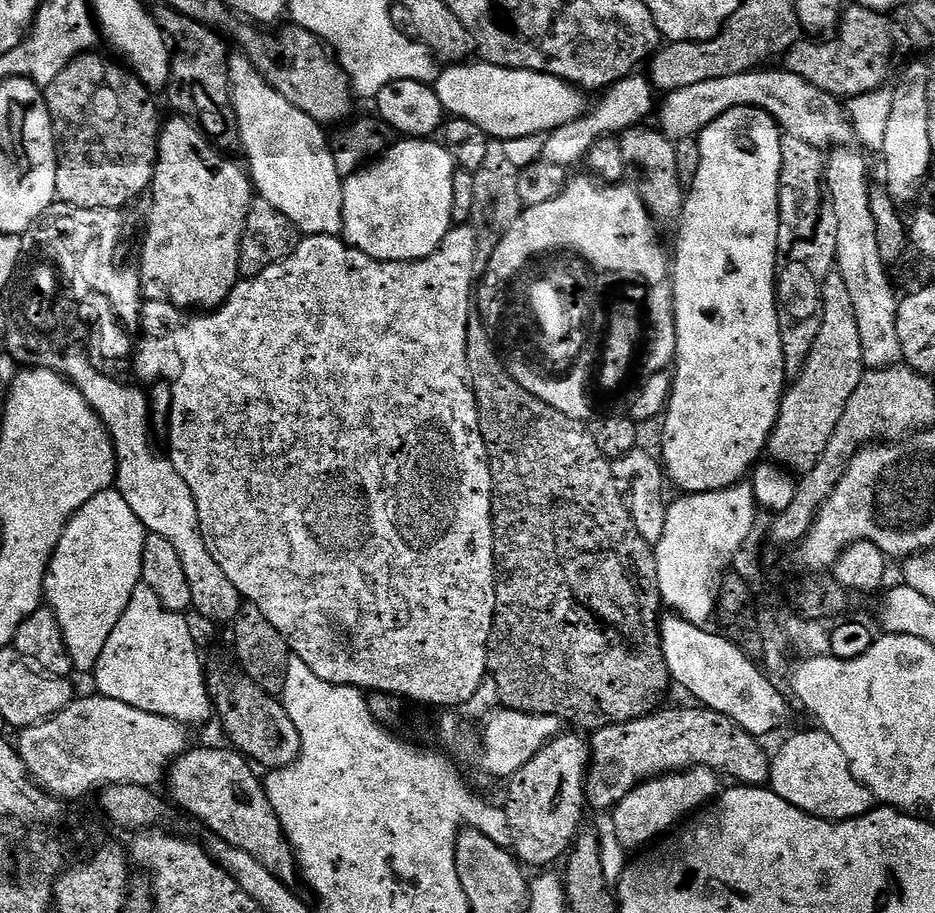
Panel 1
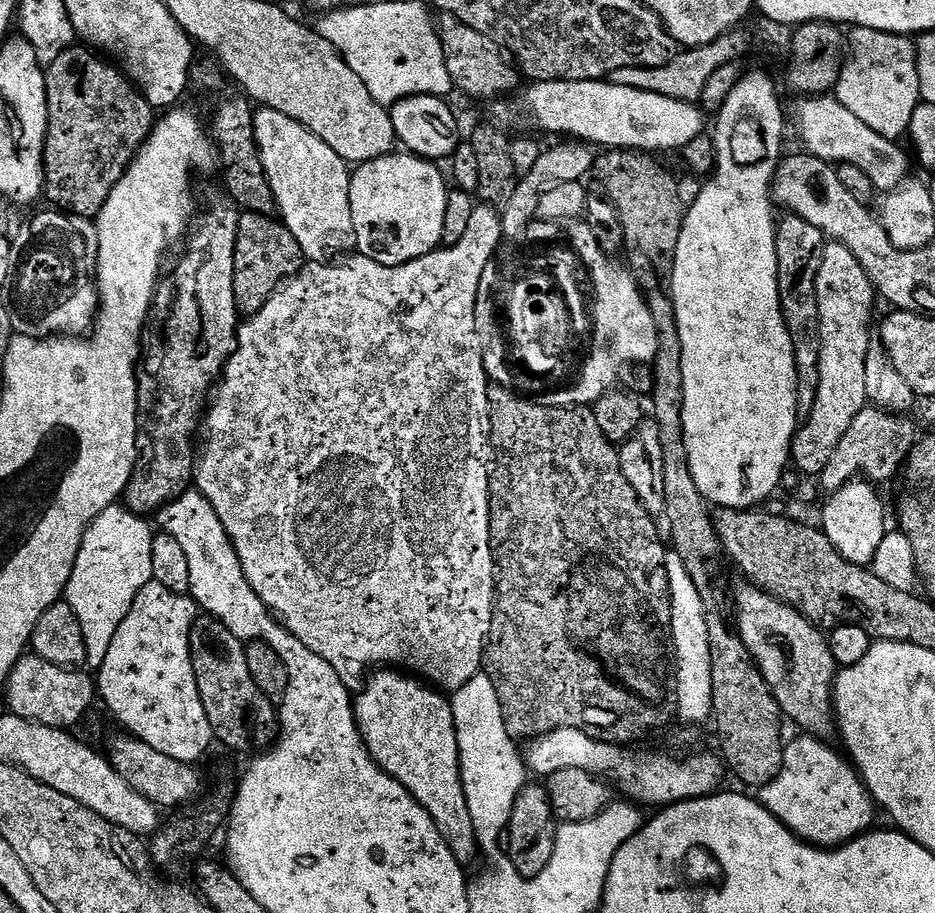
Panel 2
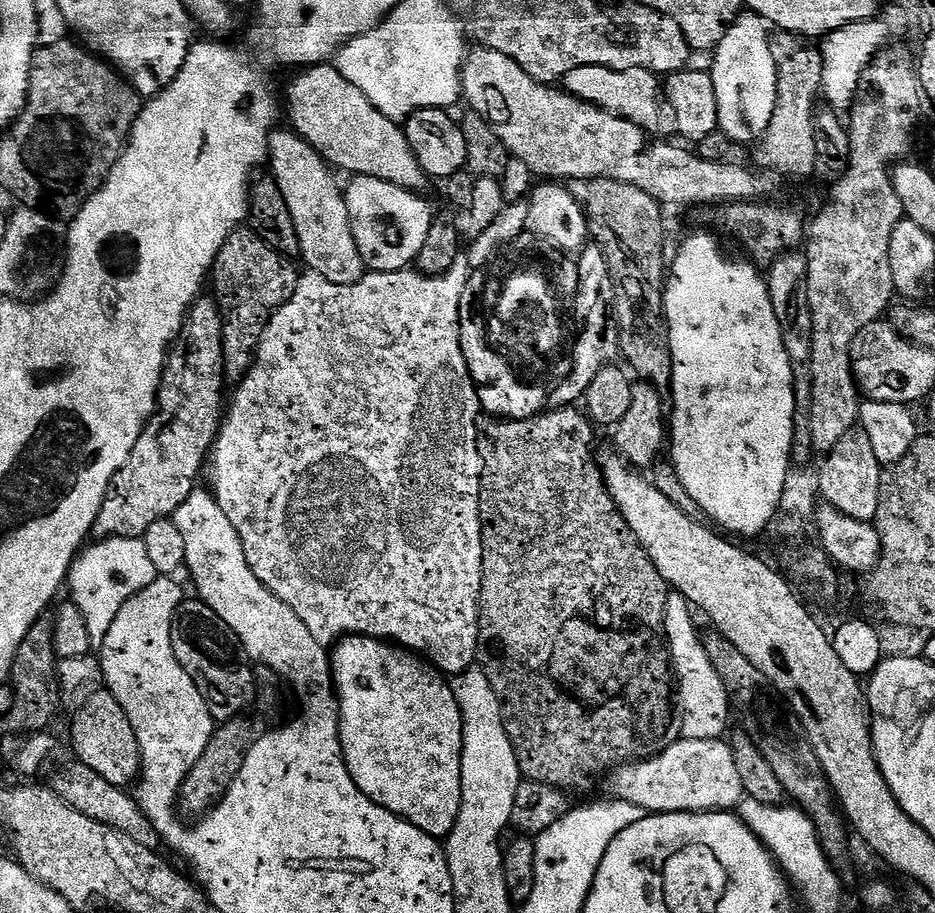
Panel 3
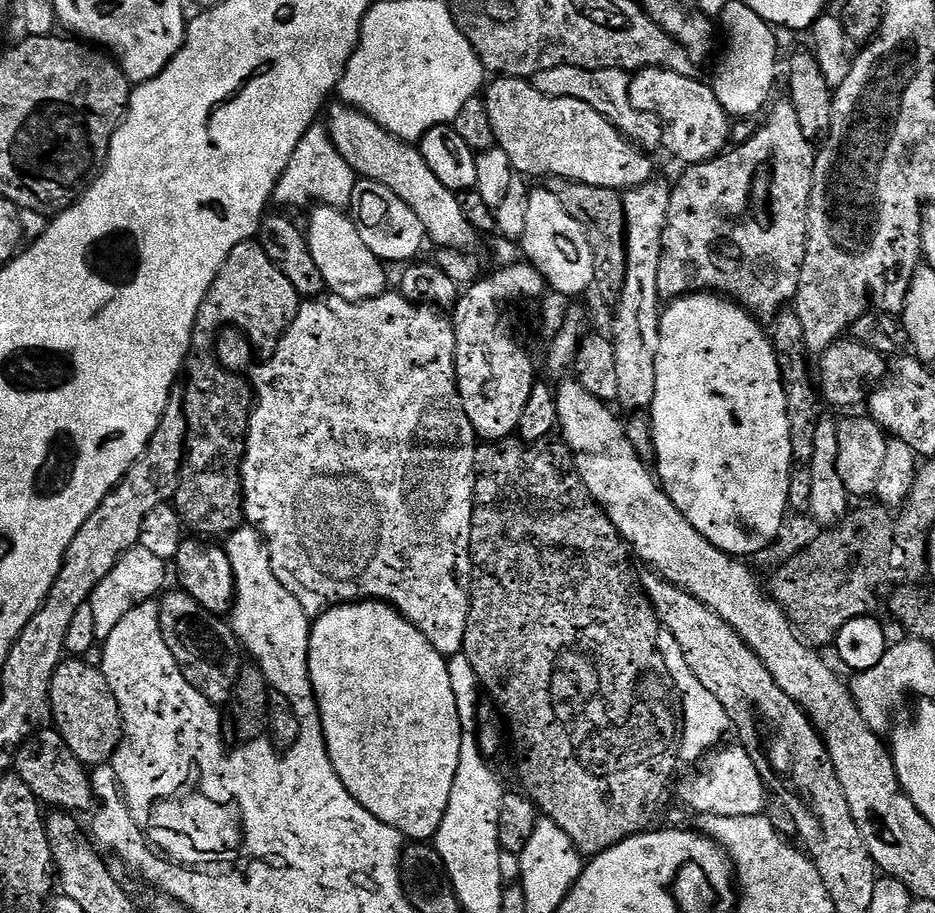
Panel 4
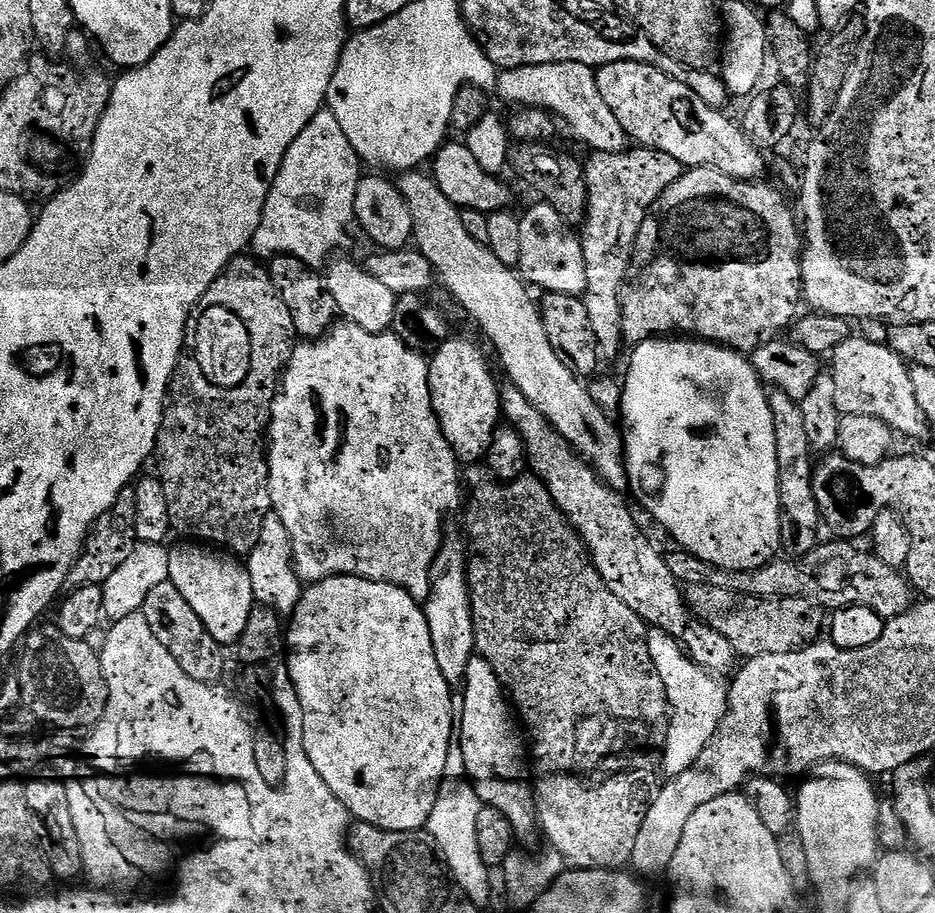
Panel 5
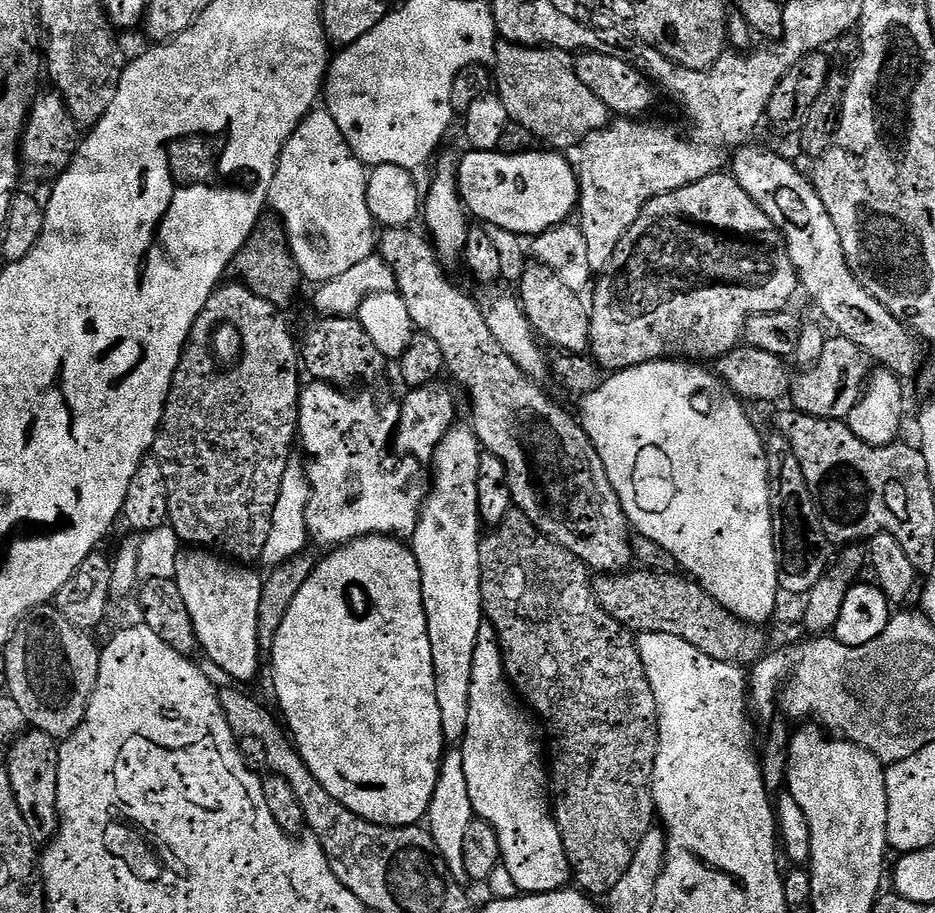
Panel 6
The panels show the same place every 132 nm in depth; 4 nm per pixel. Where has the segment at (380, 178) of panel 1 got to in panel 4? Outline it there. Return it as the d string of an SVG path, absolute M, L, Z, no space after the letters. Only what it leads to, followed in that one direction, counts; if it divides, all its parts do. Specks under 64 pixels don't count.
M357 179L350 205L350 215L356 221L358 234L362 234L362 242L370 246L370 250L382 262L388 260L404 260L412 262L417 259L420 247L426 244L424 227L418 222L418 214L394 194L394 190L386 190L373 180Z

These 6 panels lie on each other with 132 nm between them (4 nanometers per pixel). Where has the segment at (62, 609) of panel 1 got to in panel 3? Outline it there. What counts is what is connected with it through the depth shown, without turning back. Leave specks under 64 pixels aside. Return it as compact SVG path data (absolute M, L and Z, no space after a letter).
M111 536L108 540L89 543L77 555L68 572L66 588L72 591L71 603L76 604L86 620L93 645L99 646L103 642L106 630L110 630L110 622L118 618L118 610L122 610L129 598L150 586L150 582L157 578L156 567L154 562L150 562L143 539Z

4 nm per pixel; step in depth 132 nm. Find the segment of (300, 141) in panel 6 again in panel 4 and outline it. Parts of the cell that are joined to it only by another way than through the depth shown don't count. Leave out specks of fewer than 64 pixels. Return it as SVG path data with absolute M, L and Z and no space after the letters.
M317 122L313 124L310 130L306 130L302 142L298 142L298 146L286 166L286 170L280 176L280 181L276 183L274 200L275 203L289 204L292 208L302 207L307 200L316 200L312 202L320 206L344 210L351 205L357 179L356 171L349 166L346 158L342 158L342 154L338 154L338 150L330 138L327 127L323 123Z

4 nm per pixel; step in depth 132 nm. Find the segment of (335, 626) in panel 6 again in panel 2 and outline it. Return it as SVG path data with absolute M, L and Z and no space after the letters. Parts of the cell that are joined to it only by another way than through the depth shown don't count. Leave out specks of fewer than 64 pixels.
M376 670L369 676L372 677L368 685L361 690L360 696L358 692L354 700L356 724L360 727L360 736L368 753L381 770L406 786L408 793L428 811L430 818L434 818L434 826L438 826L438 834L442 834L454 858L462 866L469 866L475 862L476 856L478 860L480 847L474 834L474 822L470 819L470 806L466 806L466 790L460 781L458 734L454 726L451 699L435 687L400 670Z

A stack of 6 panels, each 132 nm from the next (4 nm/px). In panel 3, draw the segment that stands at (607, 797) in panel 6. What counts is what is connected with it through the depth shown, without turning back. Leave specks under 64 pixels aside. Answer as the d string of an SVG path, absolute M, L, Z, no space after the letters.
M579 407L544 410L525 420L496 418L491 422L493 424L489 426L488 432L486 428L486 443L482 448L484 474L480 489L480 525L484 547L484 577L480 587L480 633L476 660L494 694L498 694L500 711L504 713L504 729L512 743L521 777L534 782L546 782L555 788L573 790L582 787L588 776L595 772L607 773L621 764L646 760L658 752L666 751L671 744L681 739L680 720L674 707L674 669L670 663L668 635L664 625L670 585L664 581L658 566L654 566L608 492L598 456L596 460L592 453L594 425Z

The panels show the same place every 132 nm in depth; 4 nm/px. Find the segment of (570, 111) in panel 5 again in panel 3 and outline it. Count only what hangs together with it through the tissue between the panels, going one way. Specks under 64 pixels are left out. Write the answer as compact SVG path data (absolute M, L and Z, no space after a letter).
M578 66L564 76L562 88L588 104L597 104L615 116L634 122L653 138L672 138L678 133L678 114L664 95L661 81L656 80L659 80L657 73L641 68L615 72L602 66Z

